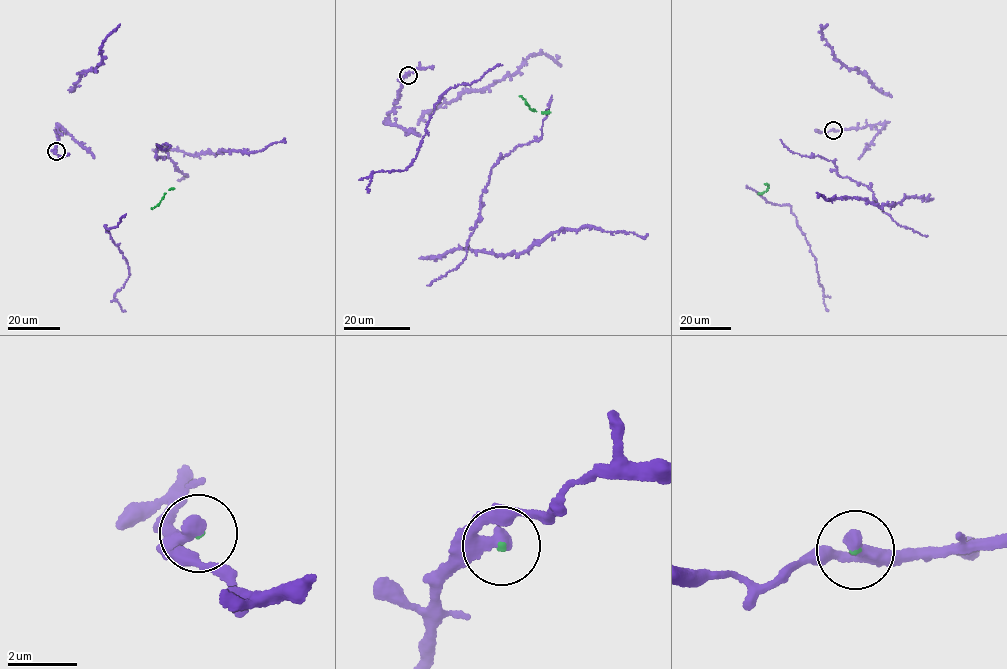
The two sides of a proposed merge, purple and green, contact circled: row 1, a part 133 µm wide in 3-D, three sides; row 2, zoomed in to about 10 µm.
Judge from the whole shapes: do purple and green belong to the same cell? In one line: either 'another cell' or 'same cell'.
same cell

